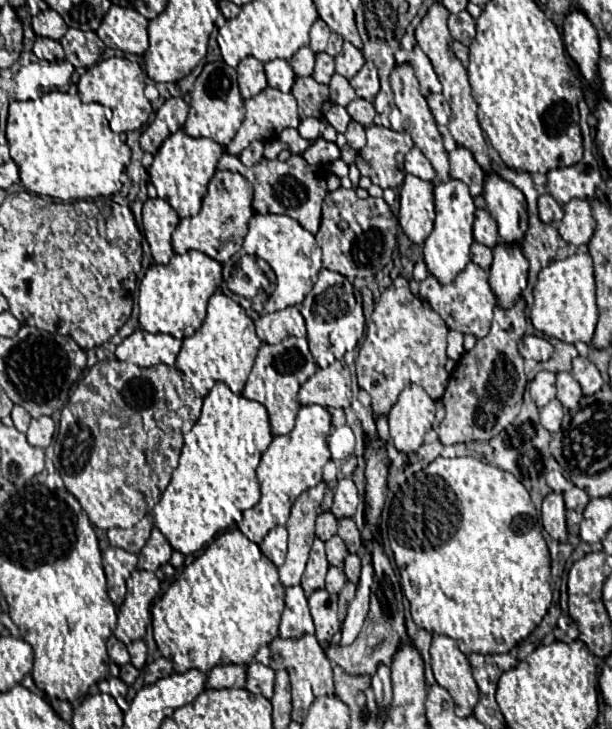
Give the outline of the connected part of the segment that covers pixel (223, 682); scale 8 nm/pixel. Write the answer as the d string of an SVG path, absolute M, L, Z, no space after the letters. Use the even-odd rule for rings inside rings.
M217 665L207 675L209 675L207 679L209 689L235 687L235 679L237 687L243 687L247 681L247 665Z

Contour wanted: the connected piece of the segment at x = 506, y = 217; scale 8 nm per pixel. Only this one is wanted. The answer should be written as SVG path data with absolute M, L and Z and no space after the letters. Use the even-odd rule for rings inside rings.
M495 171L485 175L483 197L491 217L497 221L499 235L503 241L521 241L527 229L525 197L515 187L501 179Z

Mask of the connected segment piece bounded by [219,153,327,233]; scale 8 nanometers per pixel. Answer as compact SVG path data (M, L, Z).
M223 153L219 159L221 169L229 171L239 171L243 177L247 177L255 189L253 197L253 209L257 213L279 213L279 215L289 215L301 223L309 233L317 233L319 223L321 223L321 203L327 195L327 183L325 183L325 171L321 167L309 165L301 155L291 155L287 161L279 159L261 159L253 167L245 167L239 157Z

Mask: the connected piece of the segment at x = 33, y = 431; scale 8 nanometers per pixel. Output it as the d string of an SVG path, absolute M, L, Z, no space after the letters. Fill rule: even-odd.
M37 417L37 419L31 419L31 423L29 423L27 441L29 441L33 447L45 449L45 447L51 443L53 433L55 433L53 419L51 419L51 417Z

